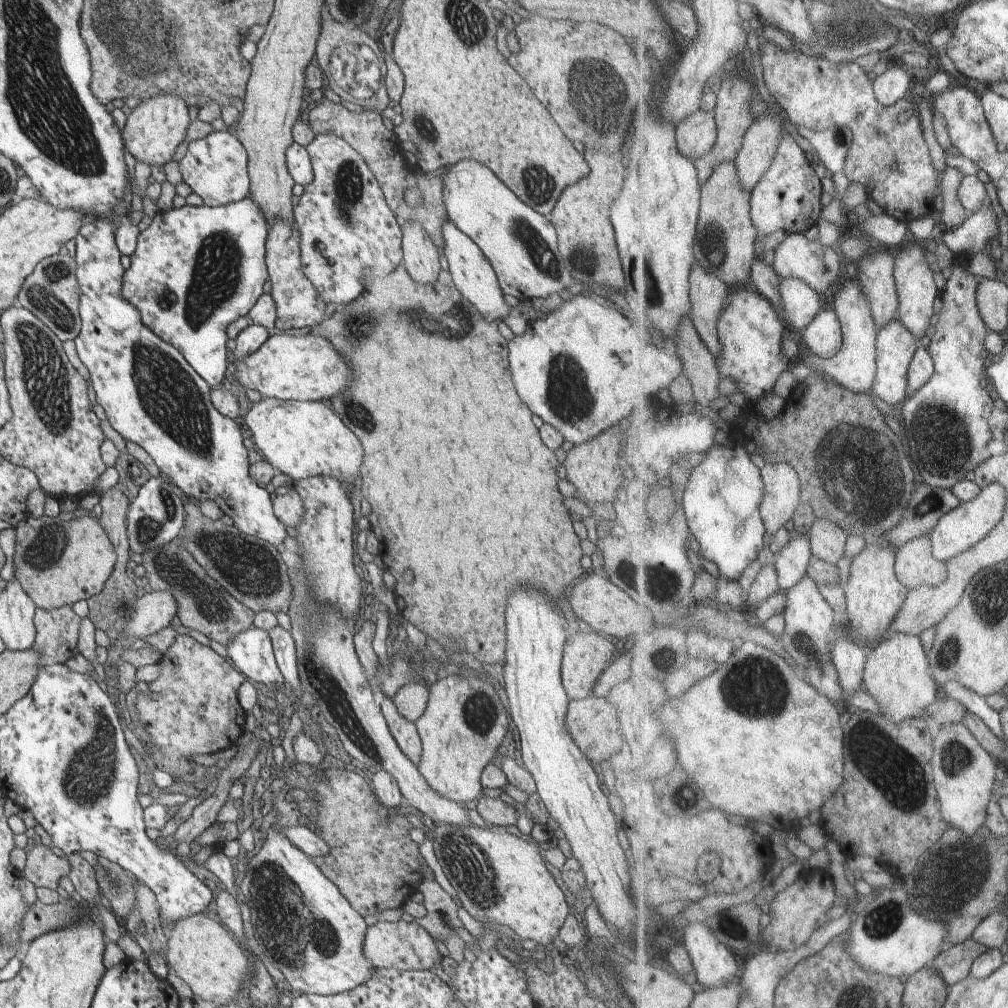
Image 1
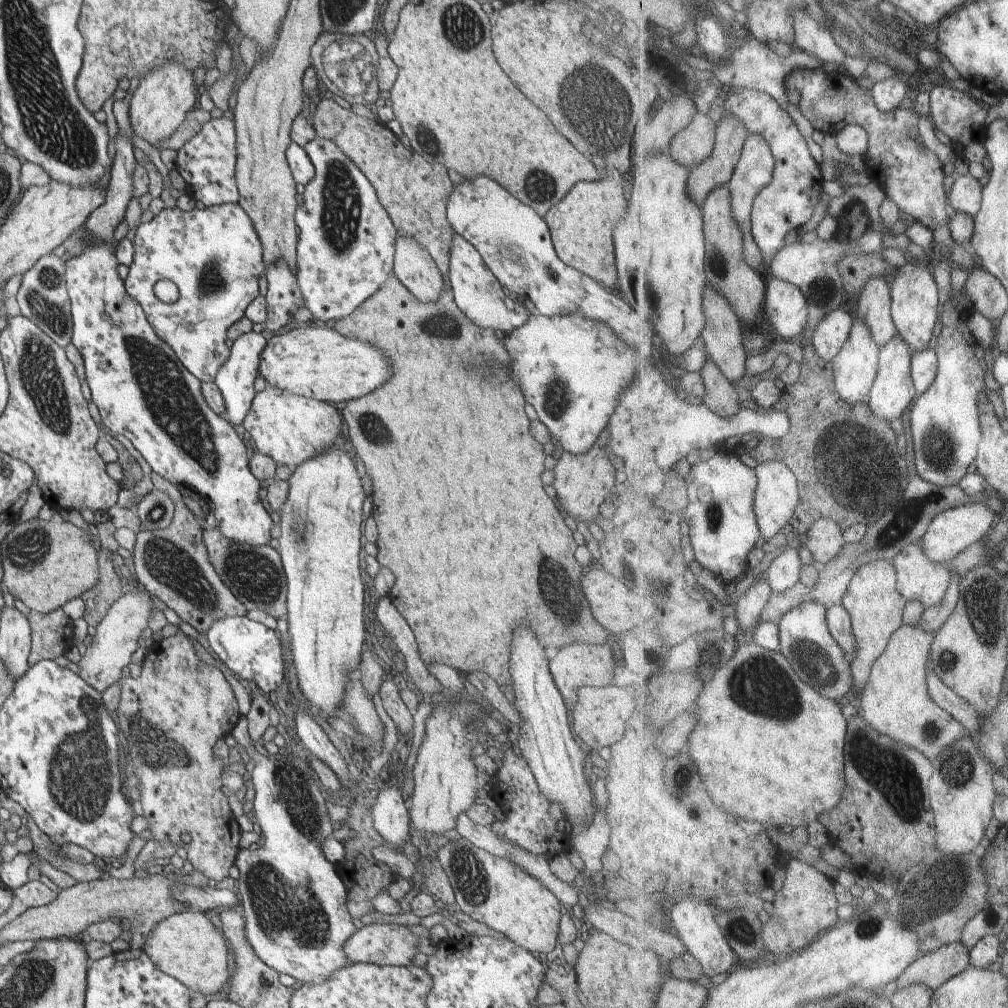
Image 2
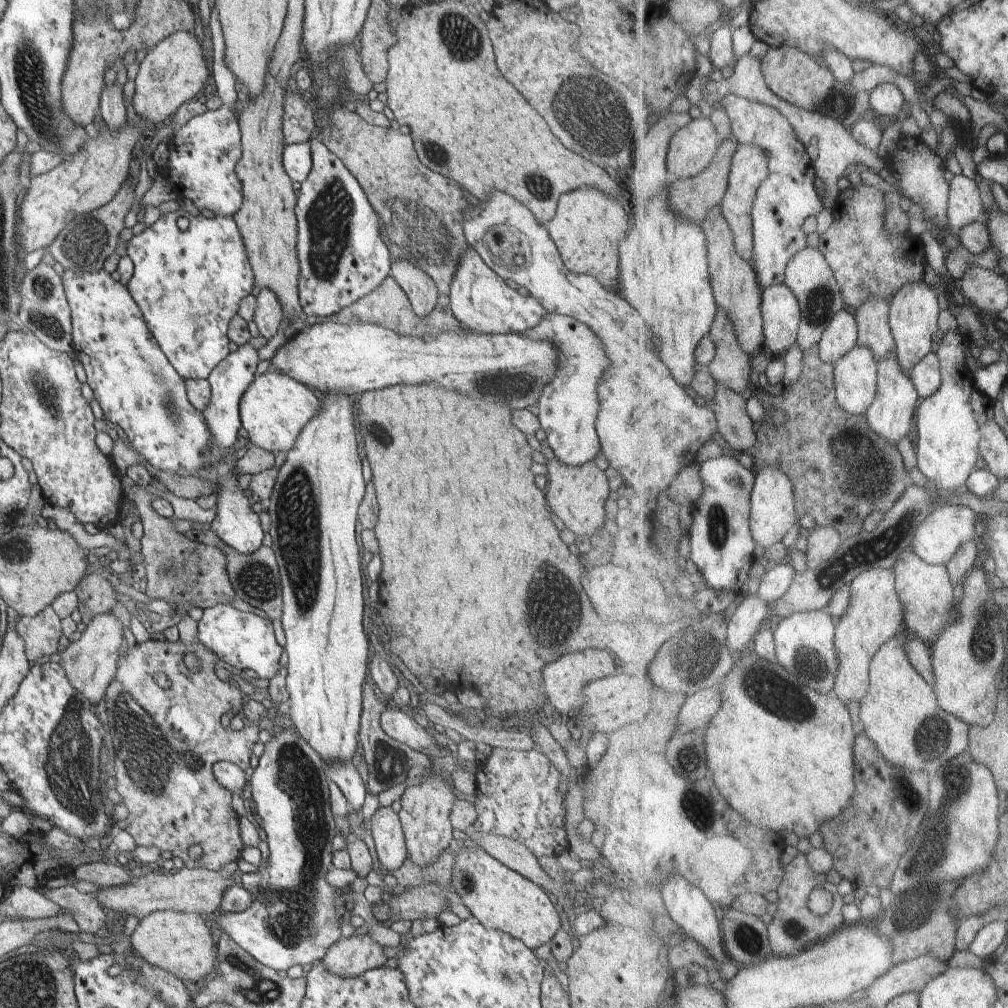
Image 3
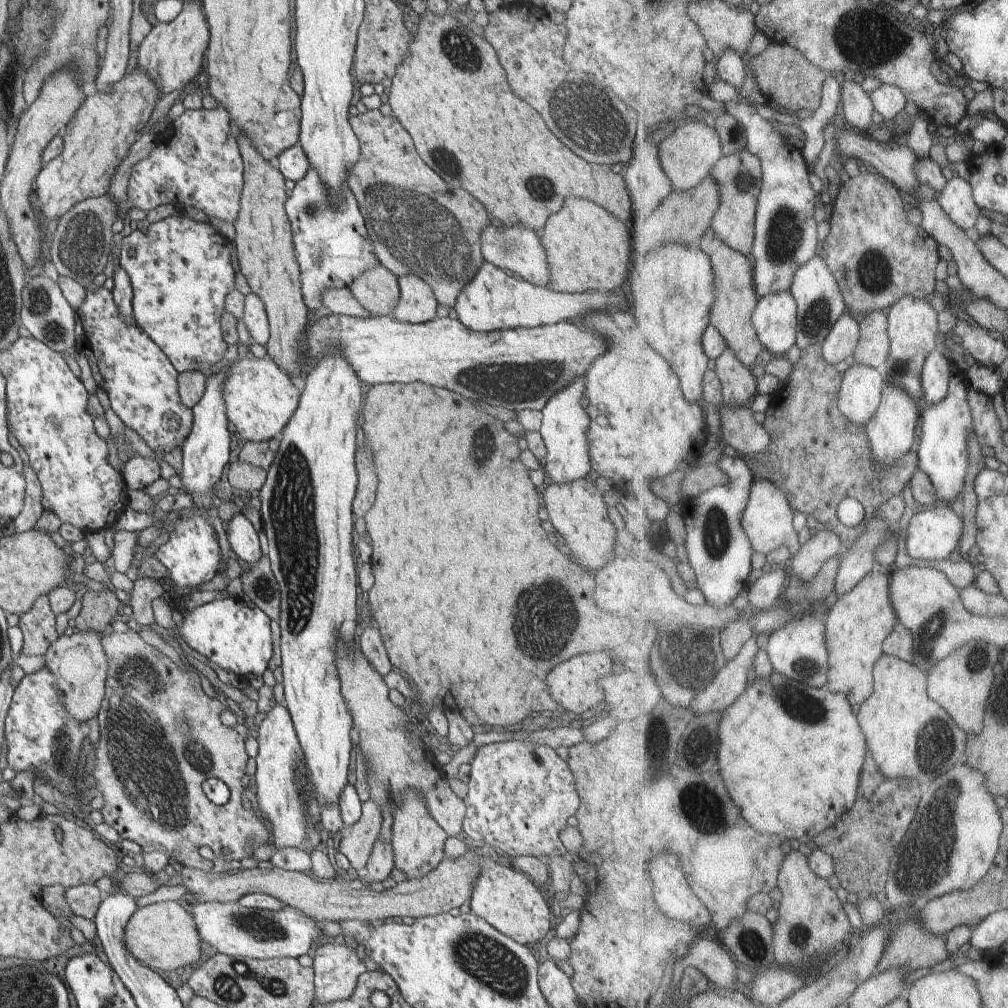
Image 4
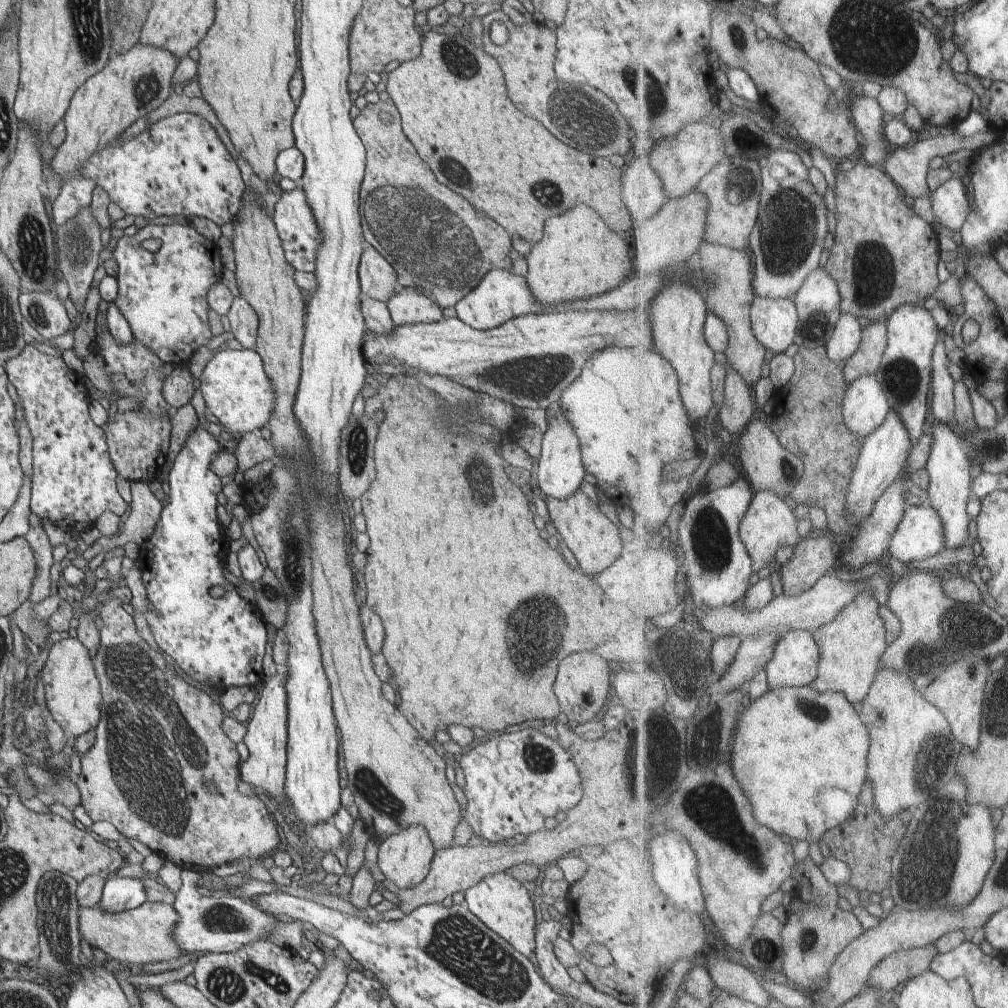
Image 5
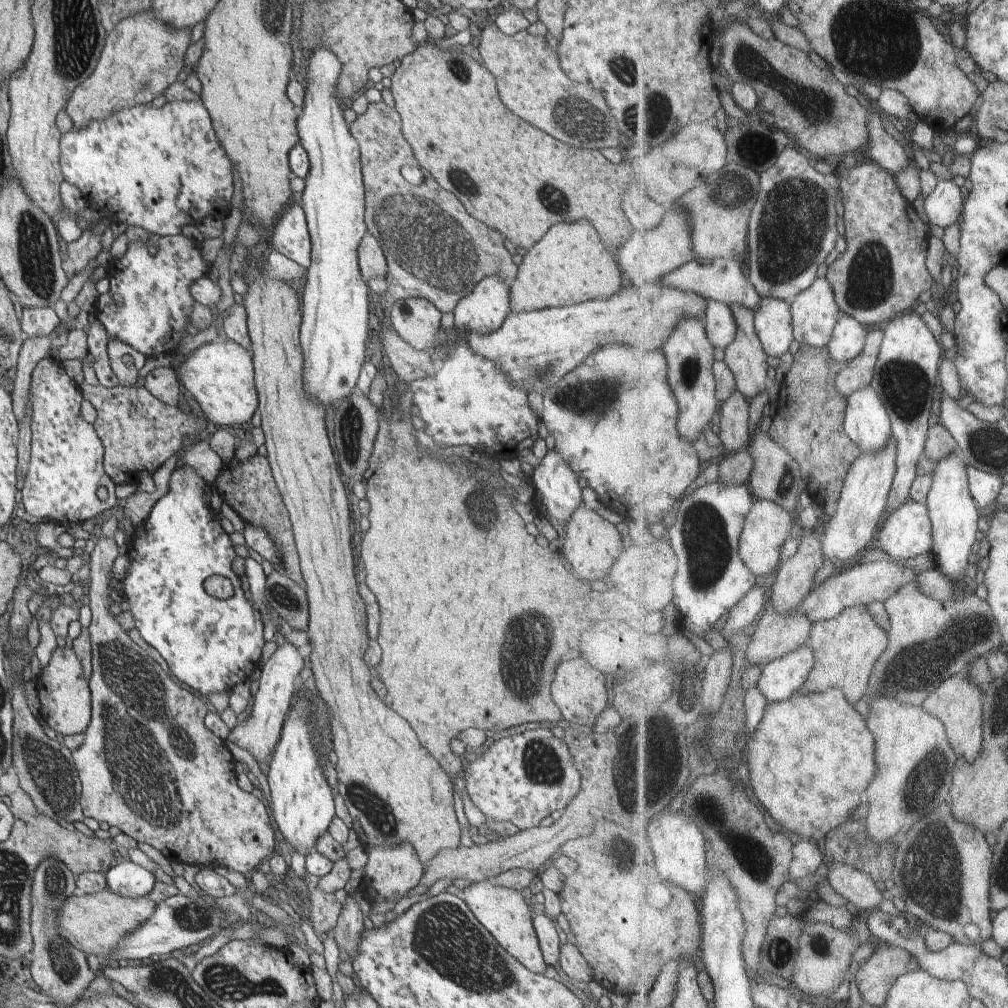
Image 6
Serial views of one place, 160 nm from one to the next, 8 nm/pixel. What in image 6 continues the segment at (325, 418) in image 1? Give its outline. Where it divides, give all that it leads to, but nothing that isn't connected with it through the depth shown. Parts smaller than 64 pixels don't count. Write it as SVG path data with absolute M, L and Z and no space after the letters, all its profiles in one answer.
M230 339L228 342L200 345L181 364L178 376L180 384L185 386L184 391L200 404L205 414L204 418L208 418L216 426L234 426L234 424L242 426L251 420L258 408L259 398L252 353Z

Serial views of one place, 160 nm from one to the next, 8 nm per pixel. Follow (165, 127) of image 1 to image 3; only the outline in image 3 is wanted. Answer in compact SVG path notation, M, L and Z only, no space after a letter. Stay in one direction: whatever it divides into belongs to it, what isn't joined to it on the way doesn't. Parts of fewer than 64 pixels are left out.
M180 31L166 37L147 52L135 77L132 106L152 131L166 124L185 102L203 97L203 89L210 81L210 70L196 36Z

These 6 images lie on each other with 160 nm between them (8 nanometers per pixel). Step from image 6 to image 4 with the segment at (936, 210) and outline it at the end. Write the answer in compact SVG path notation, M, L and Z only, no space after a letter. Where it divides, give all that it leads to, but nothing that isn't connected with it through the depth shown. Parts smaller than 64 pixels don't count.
M961 177L952 178L939 201L960 226L974 233L974 226L982 216L982 207L977 201L971 180Z

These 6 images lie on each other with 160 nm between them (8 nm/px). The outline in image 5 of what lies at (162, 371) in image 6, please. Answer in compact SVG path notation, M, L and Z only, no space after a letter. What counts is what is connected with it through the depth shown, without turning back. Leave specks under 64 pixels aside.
M186 366L174 367L163 384L164 400L173 410L187 405L194 394L193 375Z

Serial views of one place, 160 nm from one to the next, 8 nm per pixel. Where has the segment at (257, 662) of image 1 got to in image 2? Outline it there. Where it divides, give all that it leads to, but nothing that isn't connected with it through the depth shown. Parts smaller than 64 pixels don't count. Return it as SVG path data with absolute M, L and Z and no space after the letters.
M226 617L214 621L207 630L208 644L218 654L221 663L224 662L239 679L244 678L264 690L266 694L280 690L284 680L284 664L281 640L274 631L264 624L249 620L247 617Z

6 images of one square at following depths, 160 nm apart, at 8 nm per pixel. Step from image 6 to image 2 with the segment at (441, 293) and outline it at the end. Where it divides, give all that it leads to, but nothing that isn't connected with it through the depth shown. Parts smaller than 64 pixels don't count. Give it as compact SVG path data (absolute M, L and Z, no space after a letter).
M322 100L312 120L317 137L335 142L372 183L382 206L393 220L394 228L397 228L397 236L417 240L430 253L442 276L446 276L455 233L447 222L447 200L455 184L446 167L428 162L417 152L406 148L381 120L360 117L334 100Z

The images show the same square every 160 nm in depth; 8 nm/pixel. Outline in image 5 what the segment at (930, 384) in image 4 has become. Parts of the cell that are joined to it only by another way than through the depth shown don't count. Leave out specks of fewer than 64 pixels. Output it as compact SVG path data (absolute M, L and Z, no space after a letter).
M944 340L938 344L934 357L934 378L933 378L933 414L938 422L944 421L950 423L956 430L957 427L951 422L954 414L957 411L957 384L956 378L952 376L950 370L950 356L948 356L948 348L944 344Z

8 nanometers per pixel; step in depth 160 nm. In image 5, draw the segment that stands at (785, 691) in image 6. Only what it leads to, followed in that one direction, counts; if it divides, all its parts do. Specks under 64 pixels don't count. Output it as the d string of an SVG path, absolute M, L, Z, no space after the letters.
M815 631L783 633L777 642L774 658L767 666L773 688L812 685L820 678L822 657L822 647L816 638Z

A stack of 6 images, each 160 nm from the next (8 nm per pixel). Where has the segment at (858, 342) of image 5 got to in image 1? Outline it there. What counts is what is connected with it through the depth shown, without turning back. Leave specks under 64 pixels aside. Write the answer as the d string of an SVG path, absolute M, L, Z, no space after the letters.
M836 310L824 312L805 329L805 342L816 354L825 359L834 358L845 343L841 316Z

